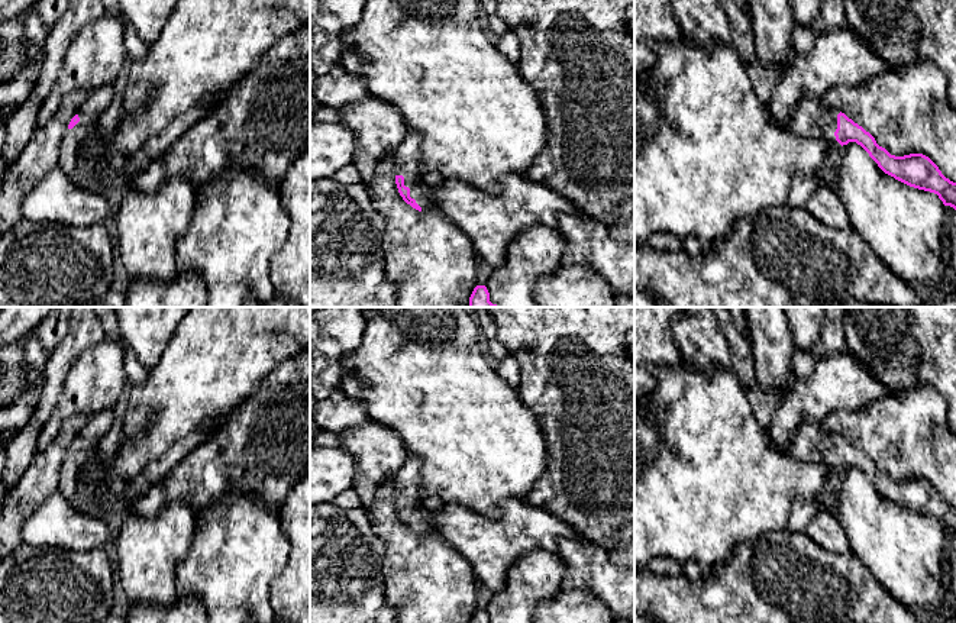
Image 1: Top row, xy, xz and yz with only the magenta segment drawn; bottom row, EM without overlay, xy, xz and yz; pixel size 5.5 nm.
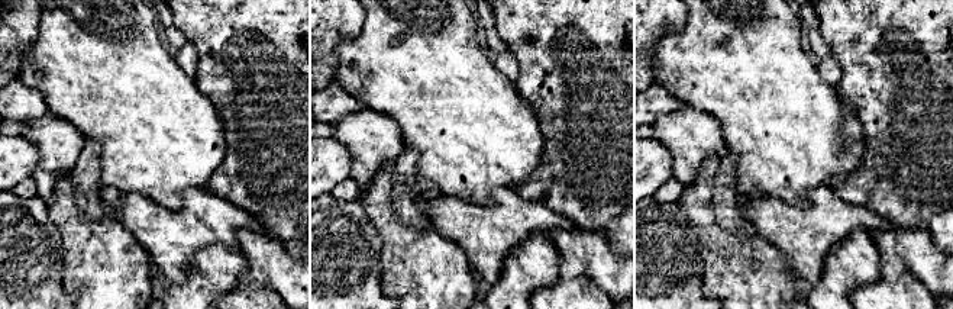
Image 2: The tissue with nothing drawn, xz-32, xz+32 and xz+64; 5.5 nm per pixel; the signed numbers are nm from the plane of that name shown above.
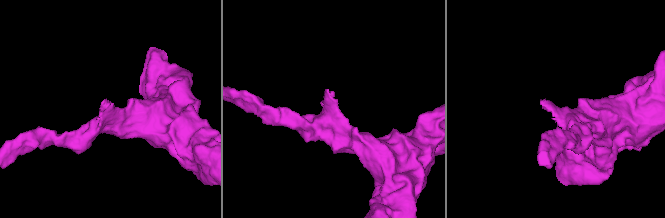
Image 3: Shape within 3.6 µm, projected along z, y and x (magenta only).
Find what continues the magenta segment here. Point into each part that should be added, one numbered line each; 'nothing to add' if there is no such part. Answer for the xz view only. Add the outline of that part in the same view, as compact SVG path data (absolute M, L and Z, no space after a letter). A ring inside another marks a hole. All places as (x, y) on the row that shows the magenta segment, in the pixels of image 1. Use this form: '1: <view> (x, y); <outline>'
1: xz (407, 158); M408 130L404 141L393 155L395 175L404 177L404 185L410 188L410 197L422 207L422 212L432 206L427 188L422 181L422 143L424 136L417 130Z

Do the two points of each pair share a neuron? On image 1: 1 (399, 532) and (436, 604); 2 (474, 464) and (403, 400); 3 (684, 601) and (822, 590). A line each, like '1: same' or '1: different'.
1: same
2: same
3: same

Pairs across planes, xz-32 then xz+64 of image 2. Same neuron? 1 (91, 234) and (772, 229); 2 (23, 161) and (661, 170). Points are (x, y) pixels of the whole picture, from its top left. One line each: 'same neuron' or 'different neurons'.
1: different neurons
2: same neuron

